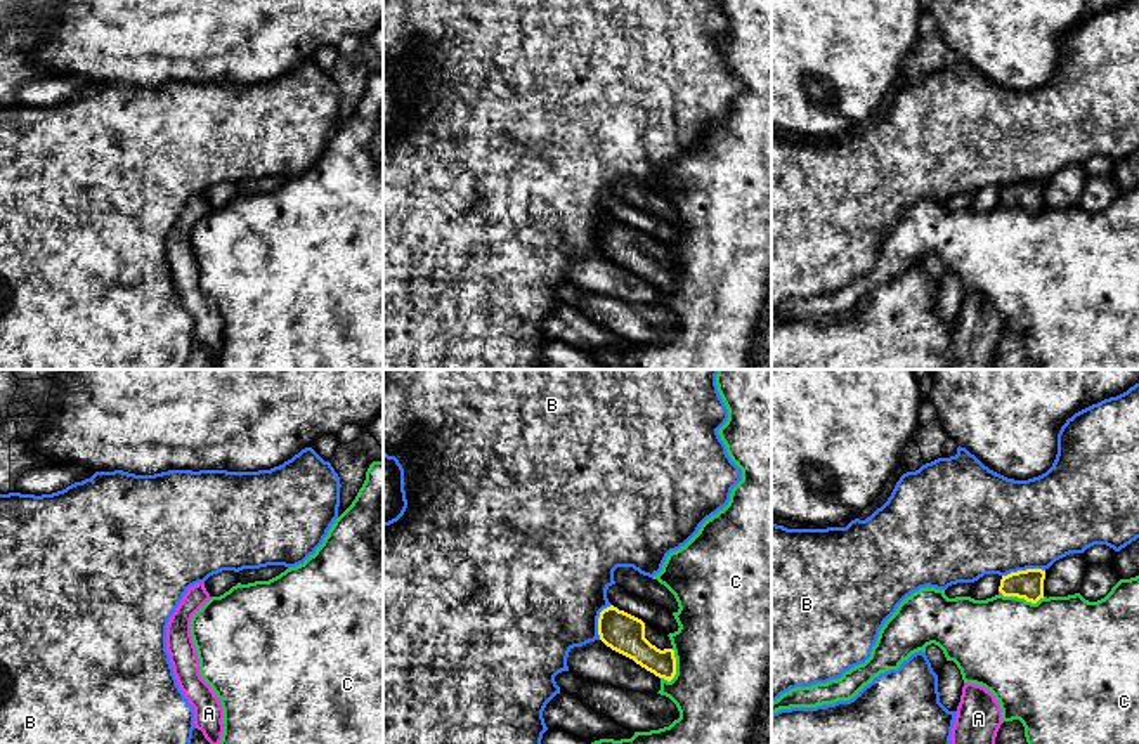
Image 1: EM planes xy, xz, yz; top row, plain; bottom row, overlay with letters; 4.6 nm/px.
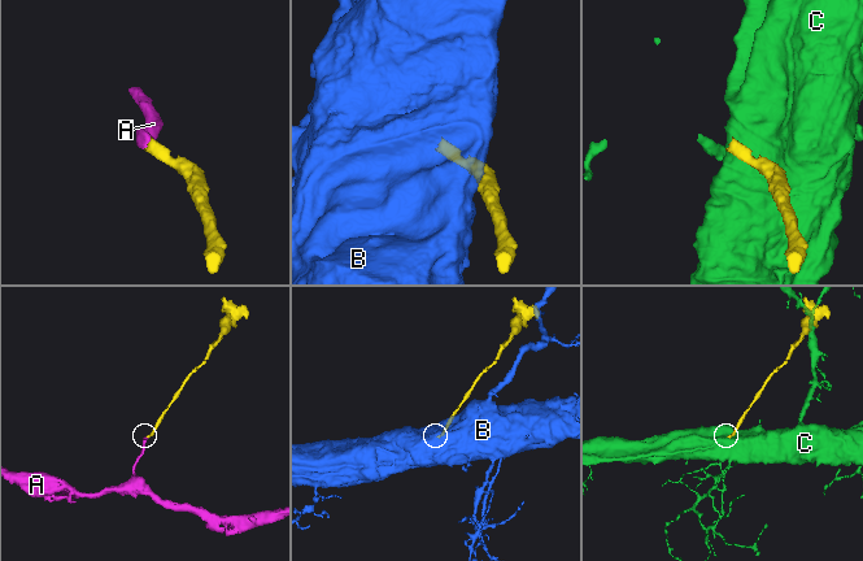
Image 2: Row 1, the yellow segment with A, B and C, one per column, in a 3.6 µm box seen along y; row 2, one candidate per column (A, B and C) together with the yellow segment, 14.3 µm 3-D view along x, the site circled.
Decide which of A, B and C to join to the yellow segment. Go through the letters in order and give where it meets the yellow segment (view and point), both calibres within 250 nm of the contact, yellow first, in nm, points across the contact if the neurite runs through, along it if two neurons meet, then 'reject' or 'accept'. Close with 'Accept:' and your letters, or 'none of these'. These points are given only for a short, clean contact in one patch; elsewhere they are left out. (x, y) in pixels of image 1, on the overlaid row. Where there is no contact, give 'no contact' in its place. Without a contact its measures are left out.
A: meets yellow in yz at (1001, 592); 140 nm thick on the yellow side, 20 nm on the other; runs through yz (1028, 585), (1011, 585), (1001, 592), (999, 592); accept
B: meets yellow in yz at (1023, 571); 140 nm thick on the yellow side, 440 nm on the other; reject
C: meets yellow in xz at (675, 666); 150 nm thick on the yellow side, 500 nm on the other; reject
Accept: A

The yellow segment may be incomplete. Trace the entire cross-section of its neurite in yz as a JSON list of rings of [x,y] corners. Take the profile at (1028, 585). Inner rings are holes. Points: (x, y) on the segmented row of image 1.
[[[1042,569],[1011,572],[1002,576],[999,591],[1004,597],[1018,597],[1037,604],[1040,598],[1044,598],[1044,579],[1045,571]]]

